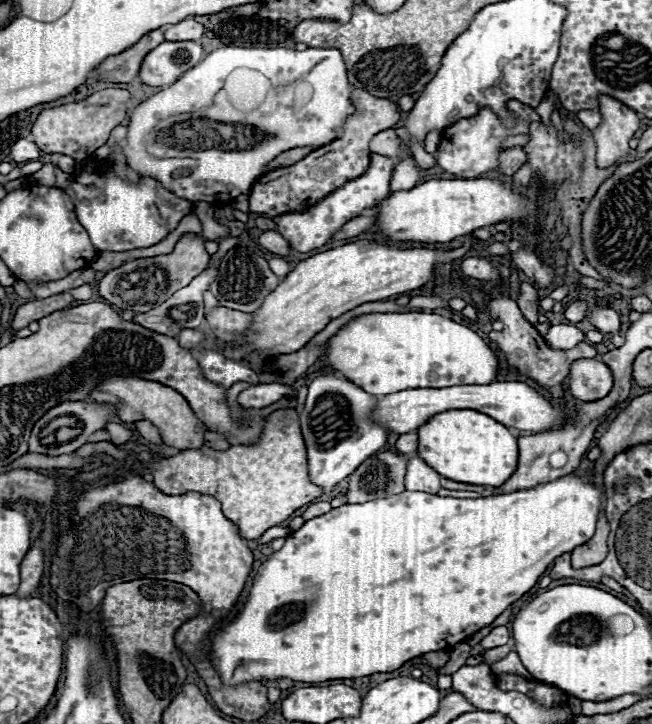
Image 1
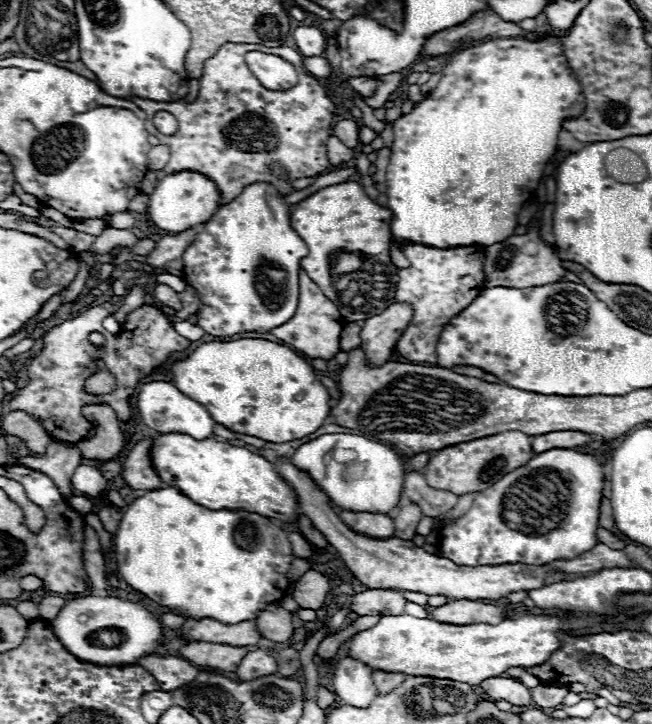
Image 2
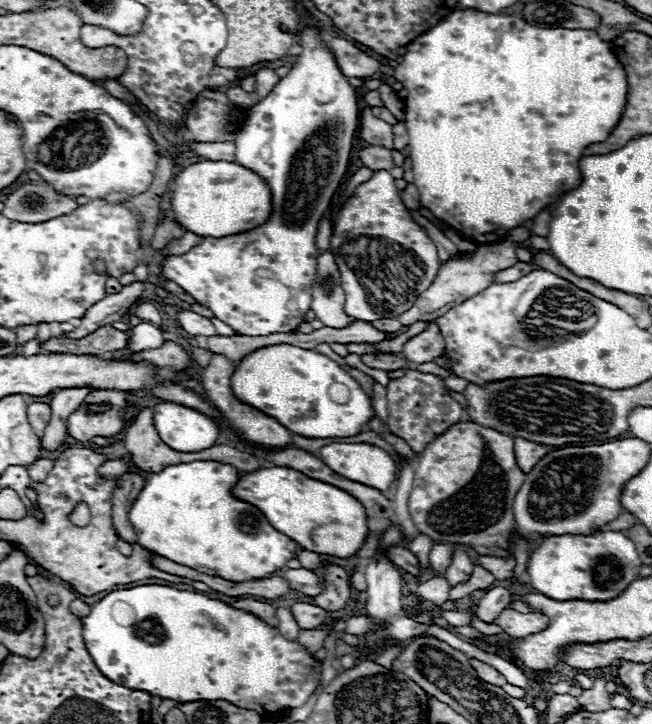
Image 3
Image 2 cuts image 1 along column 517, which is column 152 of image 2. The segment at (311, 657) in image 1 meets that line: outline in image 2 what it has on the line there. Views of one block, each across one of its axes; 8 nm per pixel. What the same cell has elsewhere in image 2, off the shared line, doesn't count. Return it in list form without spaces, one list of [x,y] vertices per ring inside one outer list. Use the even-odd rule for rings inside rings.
[[[172,486],[152,490],[128,506],[114,534],[114,552],[120,580],[160,606],[180,612],[182,618],[204,620],[208,616],[222,624],[254,620],[266,606],[282,600],[290,586],[286,572],[292,562],[292,548],[282,528],[246,510],[208,510]]]

